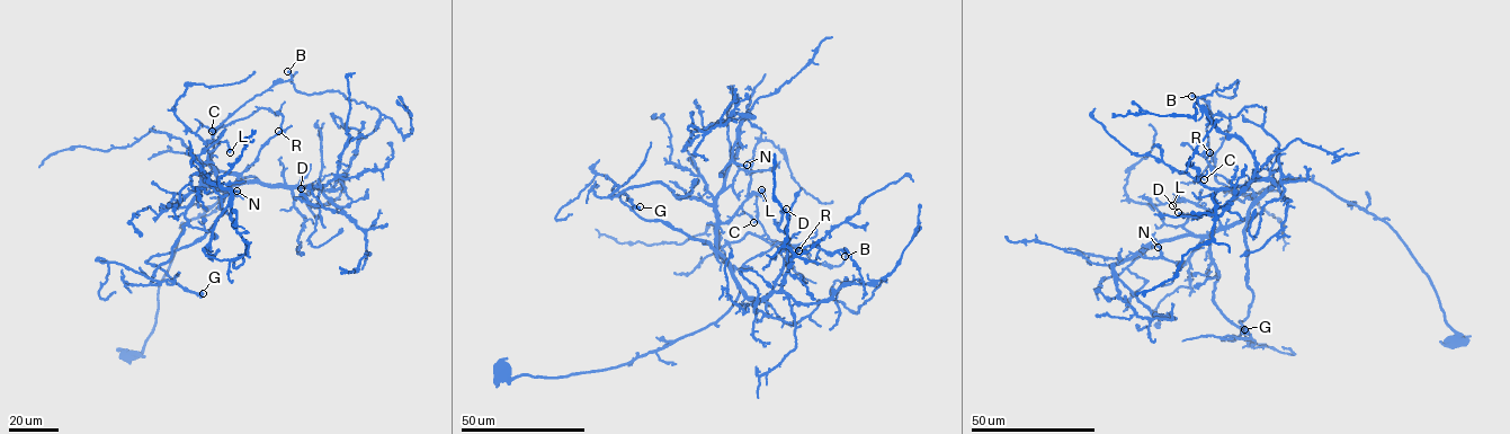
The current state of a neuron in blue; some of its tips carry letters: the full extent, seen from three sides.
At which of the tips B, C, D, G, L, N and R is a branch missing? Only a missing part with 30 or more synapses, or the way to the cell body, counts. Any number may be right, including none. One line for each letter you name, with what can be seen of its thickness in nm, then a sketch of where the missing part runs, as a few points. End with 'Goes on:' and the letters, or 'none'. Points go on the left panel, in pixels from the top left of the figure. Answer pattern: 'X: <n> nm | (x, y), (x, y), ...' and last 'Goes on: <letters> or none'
D: 280 nm | (301, 188), (284, 180), (275, 195), (250, 192), (231, 206)
G: 280 nm | (203, 293), (302, 274), (329, 262), (336, 218), (333, 196), (318, 160), (297, 153), (295, 139)
Goes on: D, G

